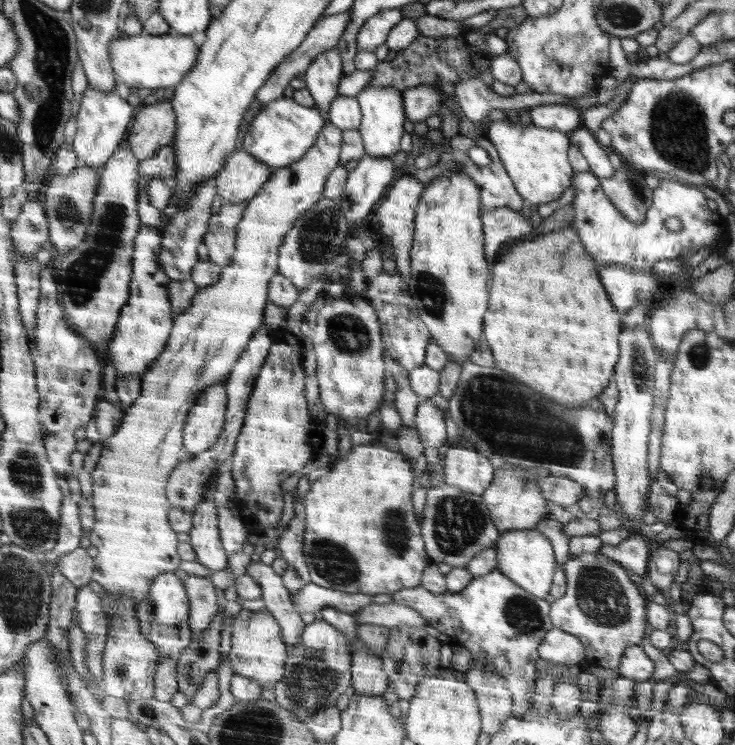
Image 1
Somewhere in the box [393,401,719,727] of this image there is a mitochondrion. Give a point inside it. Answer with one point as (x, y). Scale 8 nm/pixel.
(601, 599)

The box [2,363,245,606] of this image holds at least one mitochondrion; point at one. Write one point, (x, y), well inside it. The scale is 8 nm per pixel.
(34, 527)

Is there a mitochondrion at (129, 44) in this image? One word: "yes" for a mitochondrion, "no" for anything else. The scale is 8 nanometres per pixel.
no

